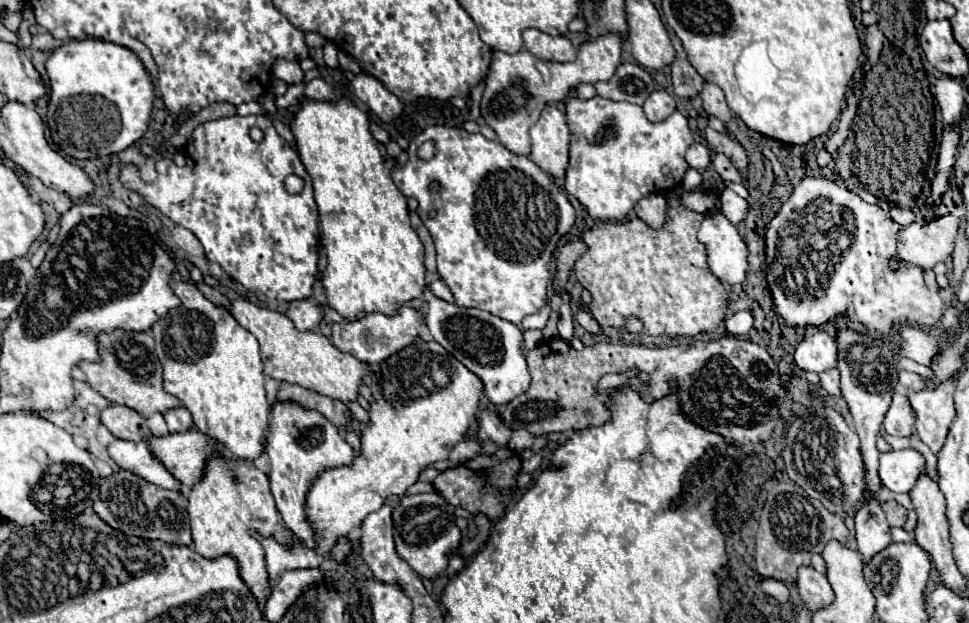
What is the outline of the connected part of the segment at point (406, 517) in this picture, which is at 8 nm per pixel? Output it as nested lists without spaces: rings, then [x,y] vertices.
[[[437,492],[405,496],[393,510],[393,538],[399,558],[403,558],[419,576],[437,578],[445,572],[449,558],[459,548],[461,530],[455,524],[455,506]]]

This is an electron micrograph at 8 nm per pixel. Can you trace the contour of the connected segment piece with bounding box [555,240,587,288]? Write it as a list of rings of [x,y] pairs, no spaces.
[[[581,240],[569,242],[569,244],[565,244],[565,246],[561,248],[561,252],[559,252],[559,256],[557,256],[557,276],[555,276],[555,280],[561,282],[561,288],[565,286],[565,282],[567,282],[567,278],[569,278],[569,272],[571,272],[571,268],[573,268],[575,260],[577,260],[585,250],[587,250],[587,248],[585,248],[585,244],[583,244]]]

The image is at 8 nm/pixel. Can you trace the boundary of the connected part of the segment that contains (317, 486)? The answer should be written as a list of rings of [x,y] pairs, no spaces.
[[[435,340],[411,344],[383,360],[369,388],[375,402],[369,408],[371,424],[361,434],[361,456],[353,460],[353,466],[325,470],[307,494],[307,516],[317,532],[319,546],[309,550],[303,542],[293,542],[291,548],[281,548],[273,538],[261,538],[253,532],[263,542],[271,582],[285,570],[317,568],[335,540],[361,526],[367,514],[385,504],[387,496],[405,494],[417,482],[421,470],[437,460],[447,460],[449,448],[461,442],[475,422],[483,394],[481,378]]]

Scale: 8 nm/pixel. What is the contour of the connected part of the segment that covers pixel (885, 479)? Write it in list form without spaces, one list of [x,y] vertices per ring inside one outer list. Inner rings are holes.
[[[913,448],[889,450],[881,454],[879,478],[893,492],[909,492],[919,474],[925,472],[925,458]]]

